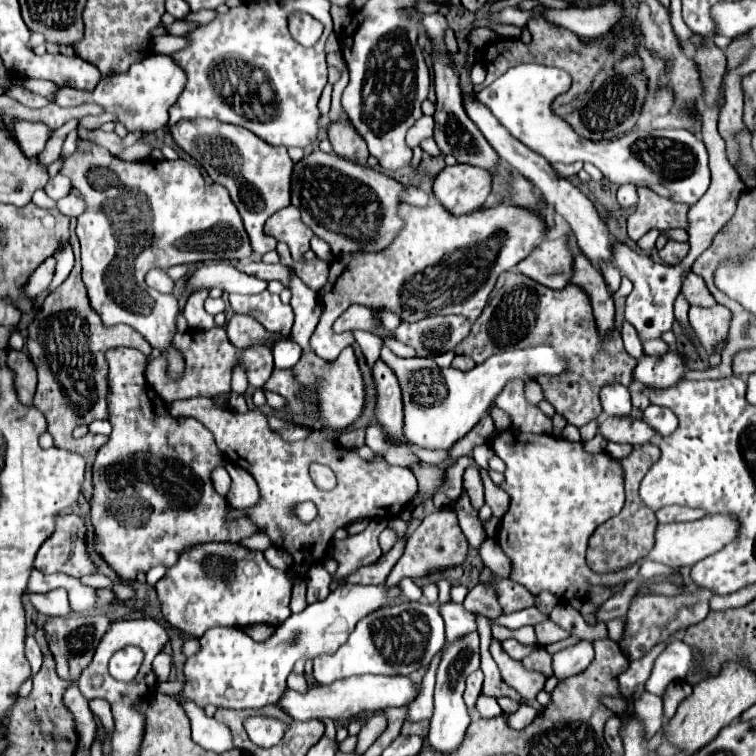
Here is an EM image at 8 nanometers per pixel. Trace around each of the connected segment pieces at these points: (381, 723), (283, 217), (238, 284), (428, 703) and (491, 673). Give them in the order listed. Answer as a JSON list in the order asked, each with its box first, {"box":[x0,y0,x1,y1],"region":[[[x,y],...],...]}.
[{"box":[356,711,388,753],"region":[[[378,711],[374,713],[366,725],[362,727],[362,731],[358,733],[358,747],[356,747],[356,753],[364,753],[378,737],[380,733],[388,727],[388,719],[386,719],[386,713],[384,711]]]},{"box":[264,205,314,261],"region":[[[292,205],[274,213],[264,227],[266,235],[272,235],[276,241],[282,241],[290,247],[292,259],[300,261],[302,255],[310,249],[310,241],[314,236],[312,230],[302,223],[300,211]]]},{"box":[186,263,266,293],"region":[[[214,263],[196,269],[190,275],[186,287],[190,293],[198,289],[212,289],[212,287],[218,287],[226,293],[262,293],[266,289],[266,281],[242,273],[230,263]]]},{"box":[406,655,440,723],"region":[[[436,655],[436,659],[428,667],[428,673],[422,679],[424,681],[424,691],[420,691],[420,699],[416,699],[416,703],[408,705],[406,721],[412,721],[412,723],[430,721],[430,717],[434,715],[434,688],[438,661],[440,661],[440,655]]]},{"box":[480,643,523,704],"region":[[[480,643],[480,649],[482,649],[482,673],[484,673],[484,685],[482,685],[482,695],[486,697],[512,697],[519,704],[523,703],[520,695],[516,691],[512,691],[508,685],[502,683],[500,679],[500,673],[498,673],[498,667],[496,663],[490,659],[490,653],[488,653],[488,647],[486,643]]]}]

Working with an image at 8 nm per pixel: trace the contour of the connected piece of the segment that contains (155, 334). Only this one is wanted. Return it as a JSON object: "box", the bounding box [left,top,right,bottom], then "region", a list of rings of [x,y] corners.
{"box":[60,147,250,381],"region":[[[94,147],[92,151],[76,151],[72,153],[70,157],[64,159],[64,165],[60,169],[60,175],[66,175],[70,177],[72,181],[72,187],[76,187],[76,191],[82,195],[82,199],[86,201],[86,211],[78,217],[78,227],[76,227],[76,235],[80,239],[80,247],[82,247],[82,281],[88,289],[88,297],[92,301],[92,307],[96,309],[96,313],[102,317],[102,323],[106,327],[114,327],[114,325],[130,325],[134,327],[154,349],[158,349],[164,357],[166,357],[166,375],[168,379],[172,381],[178,381],[182,375],[184,375],[184,357],[178,349],[172,347],[174,343],[174,335],[176,335],[176,317],[180,313],[178,309],[178,301],[176,297],[172,295],[164,295],[164,293],[154,293],[148,289],[146,281],[144,281],[144,275],[146,271],[150,269],[150,265],[180,265],[184,261],[190,261],[190,263],[200,263],[200,261],[220,261],[220,259],[228,259],[228,261],[240,261],[240,259],[246,259],[250,257],[250,243],[248,243],[248,235],[242,227],[242,219],[238,215],[238,209],[234,207],[228,191],[222,187],[222,185],[206,185],[202,173],[190,165],[188,161],[184,159],[176,159],[176,161],[158,161],[158,159],[144,159],[144,161],[120,161],[116,159],[108,149],[104,147]]]}

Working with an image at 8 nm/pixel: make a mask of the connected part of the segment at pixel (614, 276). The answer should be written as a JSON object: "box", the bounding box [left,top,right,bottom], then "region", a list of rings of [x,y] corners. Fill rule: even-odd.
{"box":[600,267,620,293],"region":[[[600,267],[602,269],[602,275],[610,287],[612,293],[616,293],[620,289],[620,271],[616,267]]]}

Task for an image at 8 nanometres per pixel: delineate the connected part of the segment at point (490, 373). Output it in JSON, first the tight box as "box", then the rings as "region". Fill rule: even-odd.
{"box":[380,343,566,449],"region":[[[382,343],[380,357],[396,371],[402,385],[406,439],[428,449],[450,449],[482,419],[482,415],[510,381],[536,381],[540,375],[560,375],[566,371],[566,357],[550,345],[492,355],[470,371],[458,371],[452,367],[442,369],[432,359],[422,357],[402,359],[394,355],[386,343]]]}

